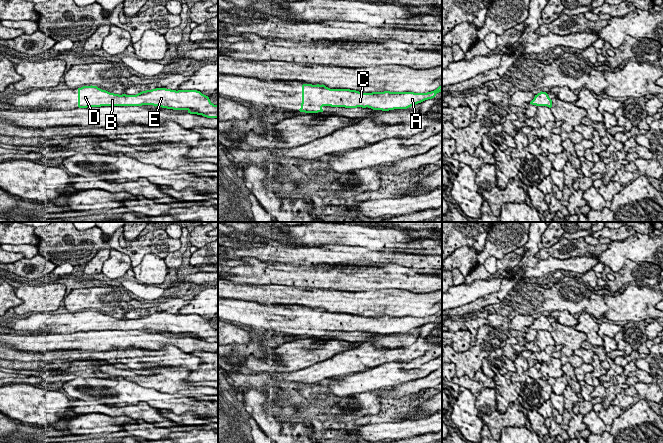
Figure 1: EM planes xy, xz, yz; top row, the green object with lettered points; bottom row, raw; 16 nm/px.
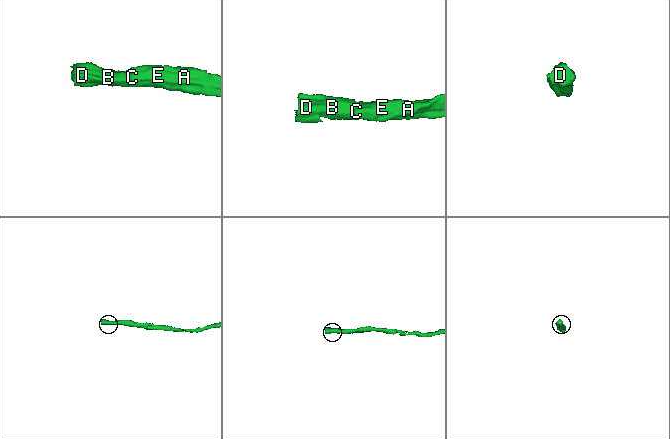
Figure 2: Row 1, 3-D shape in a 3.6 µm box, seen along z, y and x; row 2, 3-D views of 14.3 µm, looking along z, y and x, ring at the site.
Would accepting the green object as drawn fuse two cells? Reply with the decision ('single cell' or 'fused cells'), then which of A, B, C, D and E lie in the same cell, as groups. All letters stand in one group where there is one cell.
single cell; groups A B C D E

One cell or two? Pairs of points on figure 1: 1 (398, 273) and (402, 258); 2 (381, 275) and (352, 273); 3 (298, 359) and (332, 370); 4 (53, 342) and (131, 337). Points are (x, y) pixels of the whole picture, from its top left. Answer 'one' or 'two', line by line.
1: two
2: one
3: two
4: one

